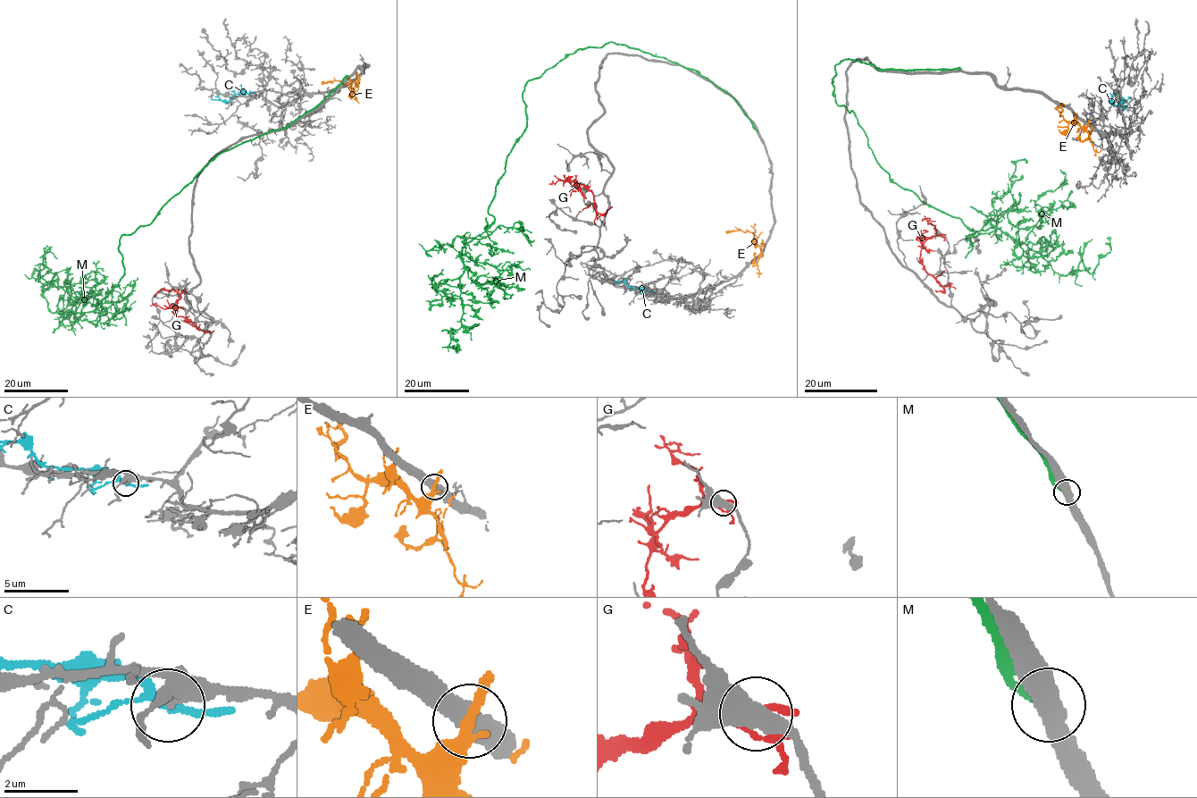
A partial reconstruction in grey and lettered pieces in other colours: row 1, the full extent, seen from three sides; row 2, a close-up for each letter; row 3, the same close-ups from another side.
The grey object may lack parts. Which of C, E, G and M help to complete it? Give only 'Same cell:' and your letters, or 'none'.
Same cell: none

